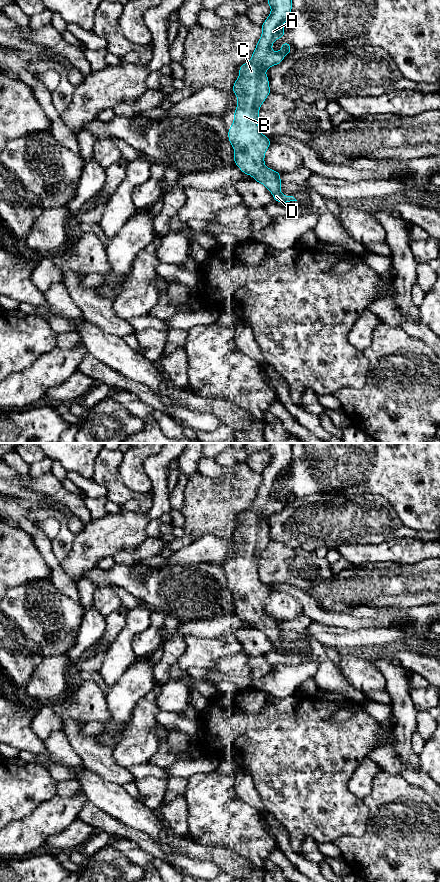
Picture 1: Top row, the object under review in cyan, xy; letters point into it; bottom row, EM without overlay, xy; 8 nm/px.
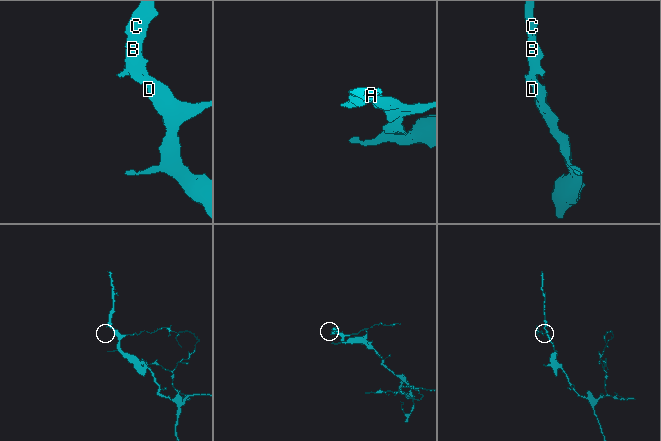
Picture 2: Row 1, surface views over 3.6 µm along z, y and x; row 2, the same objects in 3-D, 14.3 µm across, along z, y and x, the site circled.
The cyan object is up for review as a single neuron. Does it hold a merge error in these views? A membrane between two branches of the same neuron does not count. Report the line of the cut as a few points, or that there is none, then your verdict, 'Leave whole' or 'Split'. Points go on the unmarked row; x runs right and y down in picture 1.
No split. Leave whole

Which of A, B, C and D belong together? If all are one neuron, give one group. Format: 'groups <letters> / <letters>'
groups A B C D

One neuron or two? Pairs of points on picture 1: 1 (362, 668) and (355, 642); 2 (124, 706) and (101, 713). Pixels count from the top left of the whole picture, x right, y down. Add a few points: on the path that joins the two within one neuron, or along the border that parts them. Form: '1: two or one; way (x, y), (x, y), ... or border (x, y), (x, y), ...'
1: two; border (357, 651), (341, 652)
2: two; border (105, 698), (110, 720), (104, 724)

